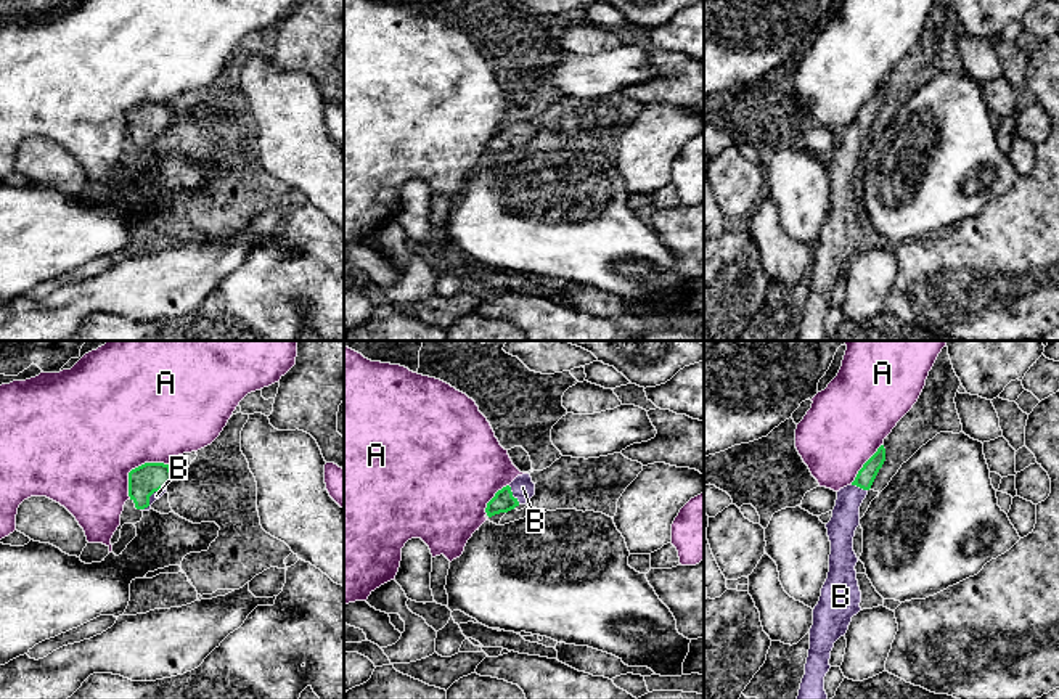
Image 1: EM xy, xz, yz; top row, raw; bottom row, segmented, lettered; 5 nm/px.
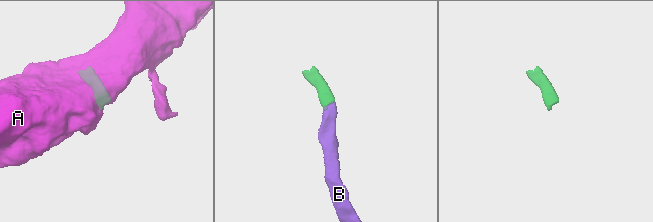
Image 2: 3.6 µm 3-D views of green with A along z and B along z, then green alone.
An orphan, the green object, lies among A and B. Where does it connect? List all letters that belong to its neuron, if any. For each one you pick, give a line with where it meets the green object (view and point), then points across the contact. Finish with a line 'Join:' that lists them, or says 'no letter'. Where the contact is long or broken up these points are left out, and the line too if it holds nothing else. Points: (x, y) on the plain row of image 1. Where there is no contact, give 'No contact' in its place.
B: Touches green at xy (150, 135). Path across: xy (143, 121), (150, 135), (156, 135)
Join: B

